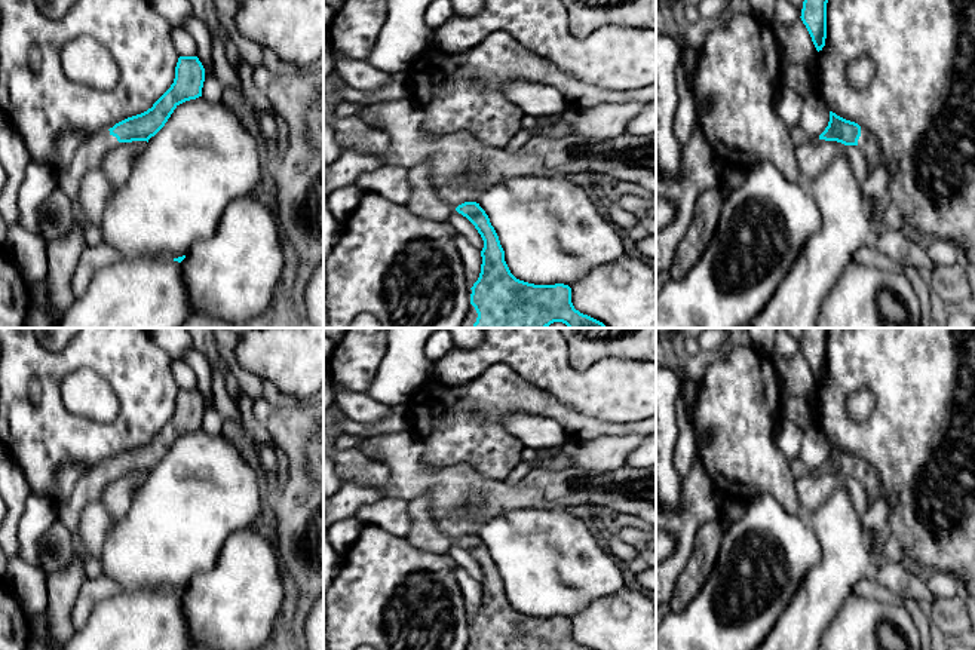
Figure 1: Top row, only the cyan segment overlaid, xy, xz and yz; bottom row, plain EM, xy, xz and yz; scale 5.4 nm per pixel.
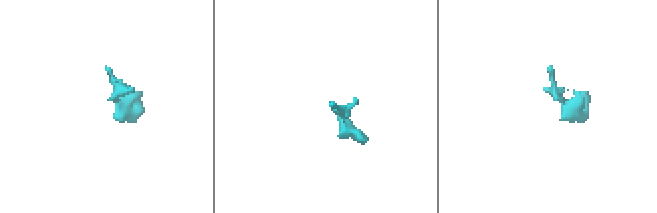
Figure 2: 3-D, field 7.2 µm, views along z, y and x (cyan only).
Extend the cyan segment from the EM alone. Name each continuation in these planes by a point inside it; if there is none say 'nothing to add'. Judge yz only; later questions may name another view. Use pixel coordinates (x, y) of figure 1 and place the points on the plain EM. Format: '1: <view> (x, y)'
1: yz (867, 475)

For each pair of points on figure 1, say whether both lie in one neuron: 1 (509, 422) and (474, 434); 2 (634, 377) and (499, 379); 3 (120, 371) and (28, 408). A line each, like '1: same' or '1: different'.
1: different
2: different
3: same

